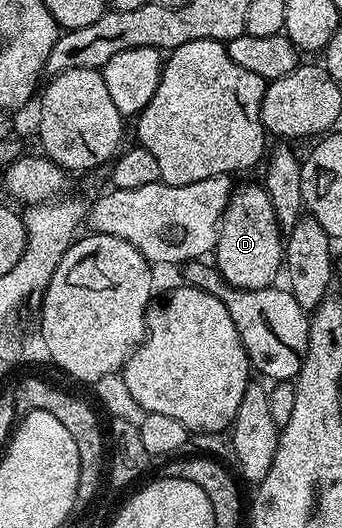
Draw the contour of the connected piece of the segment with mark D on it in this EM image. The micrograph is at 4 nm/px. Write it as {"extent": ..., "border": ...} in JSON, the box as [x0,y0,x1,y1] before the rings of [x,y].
{"extent":[214,185,284,290],"border":[[[263,185],[233,189],[220,222],[220,238],[214,251],[214,265],[221,278],[237,290],[257,290],[273,285],[277,281],[276,273],[279,275],[282,270],[284,244],[274,204],[270,204],[270,196]]]}

